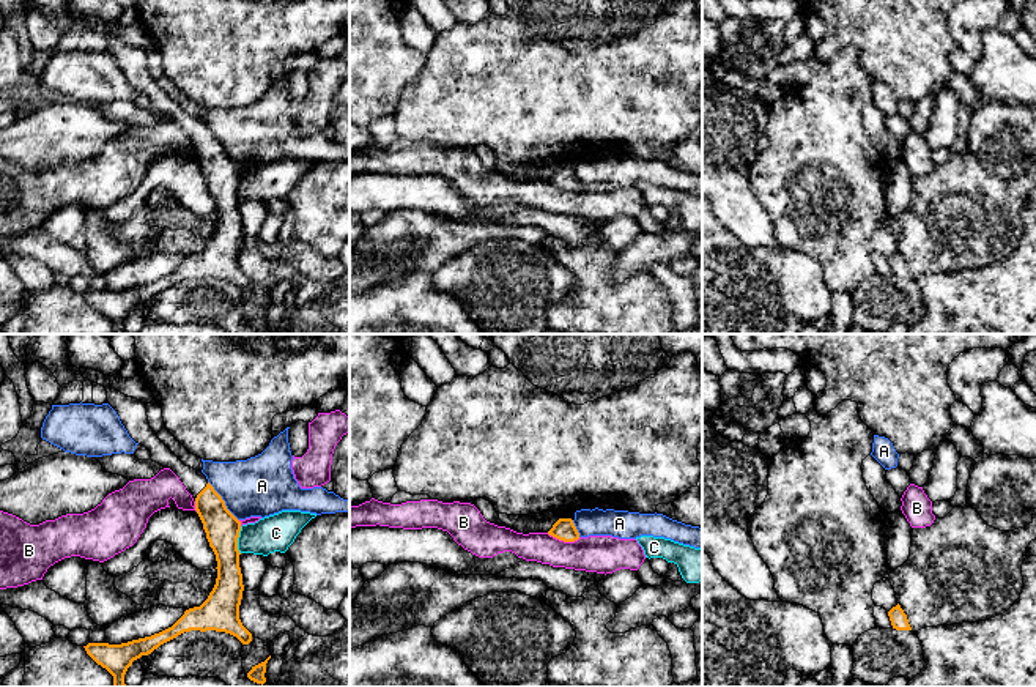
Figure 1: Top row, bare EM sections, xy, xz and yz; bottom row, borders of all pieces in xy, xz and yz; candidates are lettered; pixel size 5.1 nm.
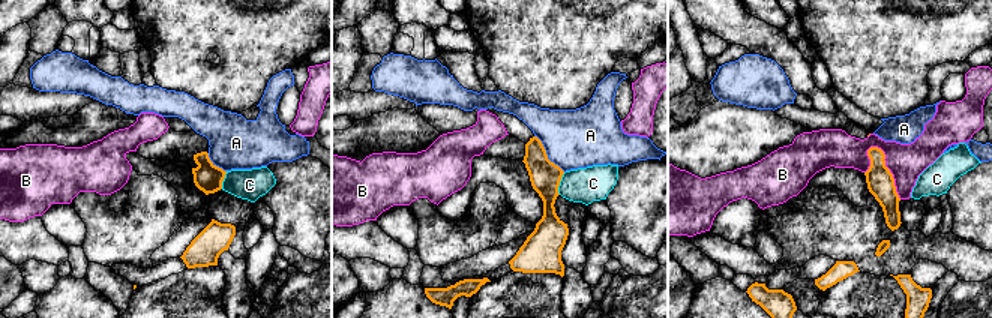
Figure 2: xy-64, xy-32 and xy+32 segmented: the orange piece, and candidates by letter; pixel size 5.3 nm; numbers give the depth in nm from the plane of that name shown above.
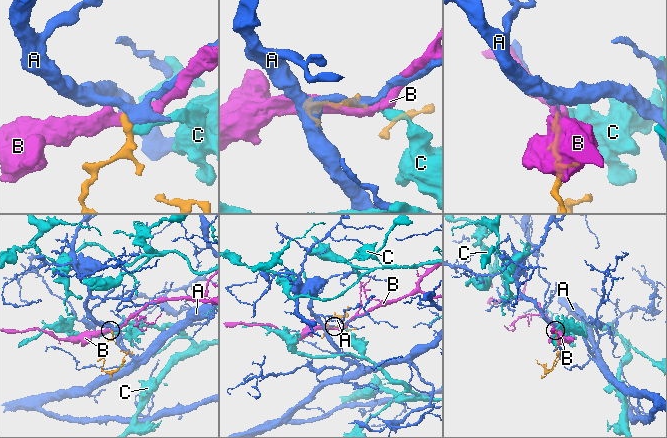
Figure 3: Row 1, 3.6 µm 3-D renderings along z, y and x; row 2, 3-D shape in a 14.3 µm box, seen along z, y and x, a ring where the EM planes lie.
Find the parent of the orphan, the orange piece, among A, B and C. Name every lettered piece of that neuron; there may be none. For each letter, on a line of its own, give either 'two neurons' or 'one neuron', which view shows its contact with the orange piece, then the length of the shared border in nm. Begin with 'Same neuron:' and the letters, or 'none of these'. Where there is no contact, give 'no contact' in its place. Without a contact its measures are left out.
Same neuron: none of these
A: two neurons; contact in xy; length 260 nm
B: two neurons; contact in xz; length 180 nm
C: two neurons; contact in xy; length 140 nm

